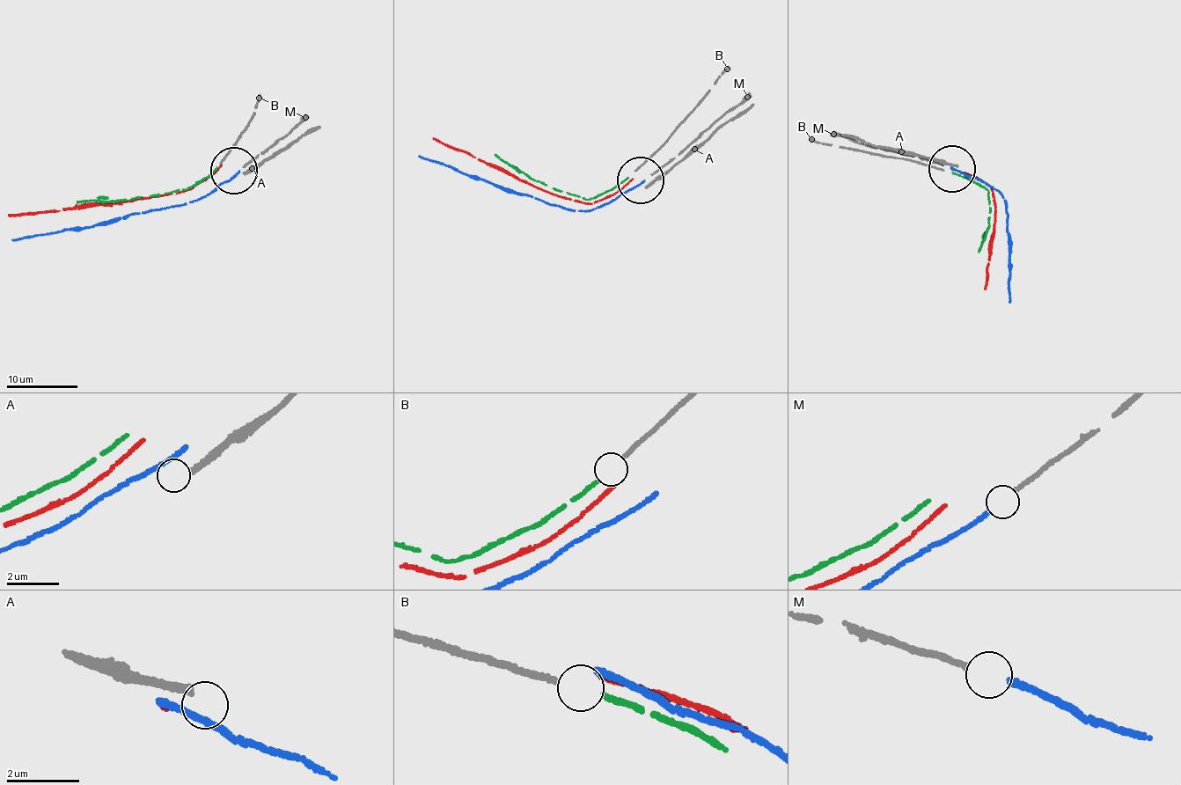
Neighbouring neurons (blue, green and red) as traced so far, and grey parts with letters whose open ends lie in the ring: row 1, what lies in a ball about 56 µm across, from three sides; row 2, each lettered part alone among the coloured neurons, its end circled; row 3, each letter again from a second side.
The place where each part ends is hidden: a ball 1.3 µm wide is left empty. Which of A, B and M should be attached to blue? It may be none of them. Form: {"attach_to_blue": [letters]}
{"attach_to_blue": ["M"]}

